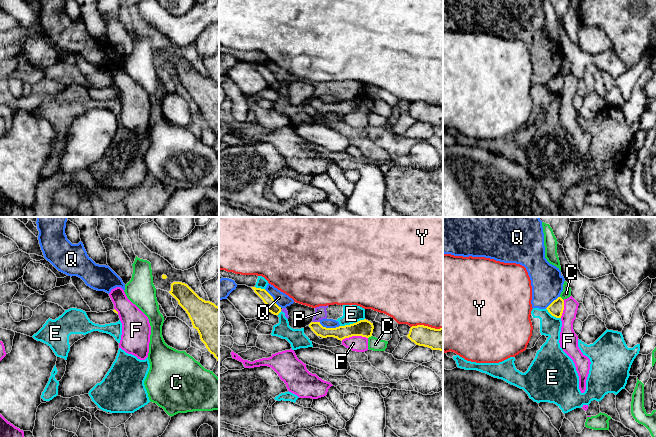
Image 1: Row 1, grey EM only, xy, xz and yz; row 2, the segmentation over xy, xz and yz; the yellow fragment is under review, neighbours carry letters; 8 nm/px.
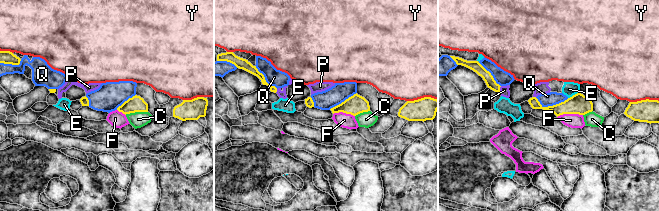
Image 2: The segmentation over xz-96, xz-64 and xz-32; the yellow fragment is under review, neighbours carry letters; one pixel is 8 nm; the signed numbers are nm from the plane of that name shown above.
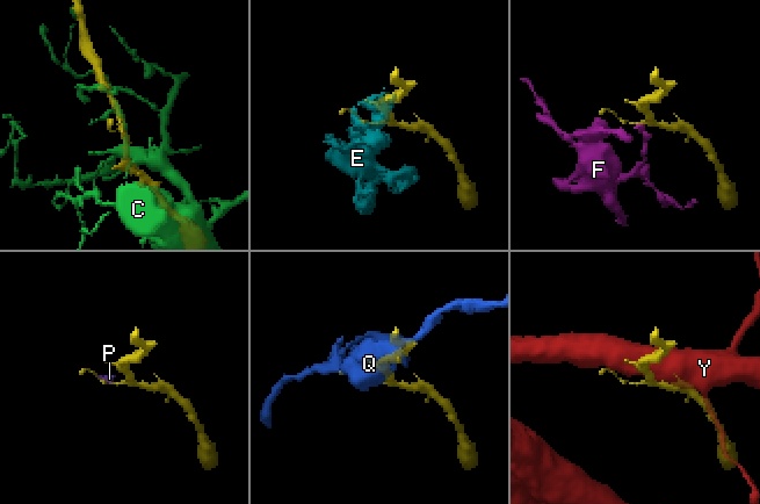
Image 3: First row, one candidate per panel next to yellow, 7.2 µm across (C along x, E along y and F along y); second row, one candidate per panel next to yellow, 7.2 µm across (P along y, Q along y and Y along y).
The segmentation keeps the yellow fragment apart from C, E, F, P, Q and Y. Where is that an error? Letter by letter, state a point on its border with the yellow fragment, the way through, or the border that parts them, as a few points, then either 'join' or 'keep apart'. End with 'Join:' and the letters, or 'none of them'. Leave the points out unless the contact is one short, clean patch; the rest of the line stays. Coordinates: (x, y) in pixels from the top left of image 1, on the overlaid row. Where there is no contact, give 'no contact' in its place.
C: xz (369, 336) | keep apart
E: xz (353, 323) | keep apart
F: xz (354, 335) | along xz (367, 337), (349, 336), (341, 340) | keep apart
P: xz (316, 322) | keep apart
Q: xz (329, 328) | keep apart
Y: xz (427, 326) | keep apart
Join: none of them

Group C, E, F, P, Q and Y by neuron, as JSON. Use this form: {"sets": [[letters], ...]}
{"sets": [["C"], ["E", "P"], ["F"], ["Q"], ["Y"]]}

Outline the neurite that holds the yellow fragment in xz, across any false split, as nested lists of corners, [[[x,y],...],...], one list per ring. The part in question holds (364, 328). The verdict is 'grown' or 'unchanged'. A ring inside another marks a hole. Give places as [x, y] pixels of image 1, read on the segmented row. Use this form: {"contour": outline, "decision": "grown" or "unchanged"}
{"contour": [[[366,319],[336,328],[323,327],[320,322],[311,322],[309,327],[317,336],[322,338],[334,337],[341,341],[352,336],[362,336],[369,338],[372,336],[374,329],[373,323]]], "decision": "unchanged"}

